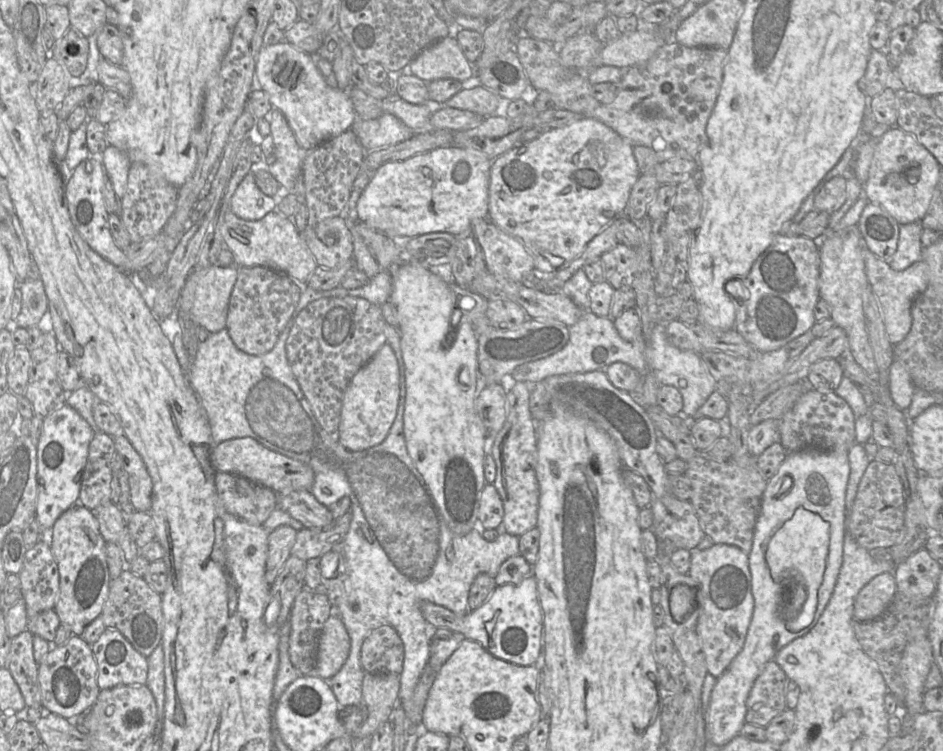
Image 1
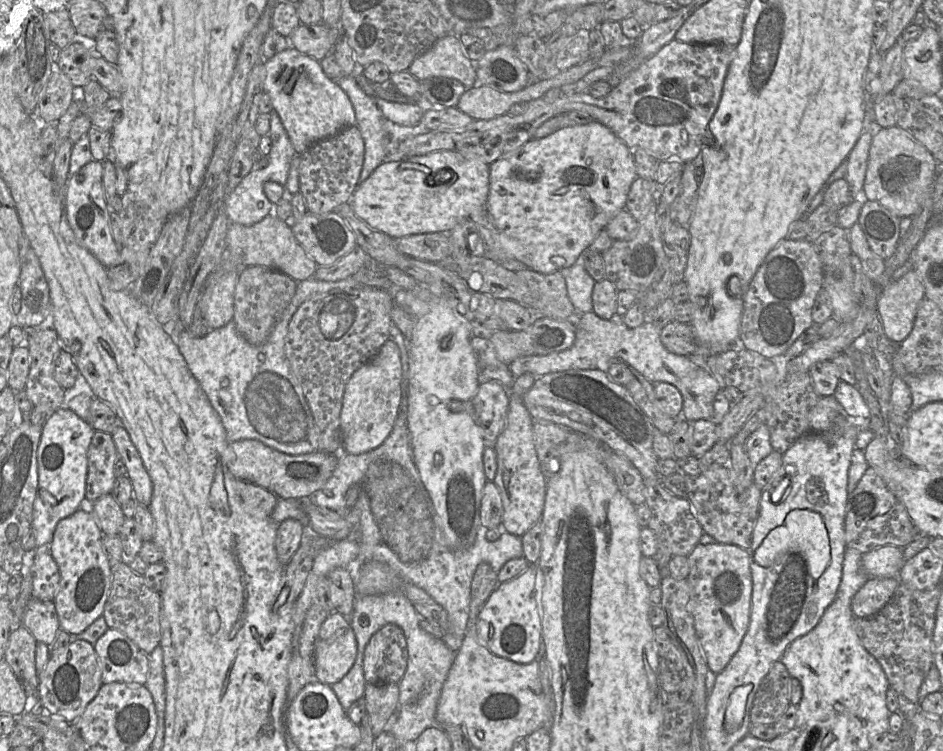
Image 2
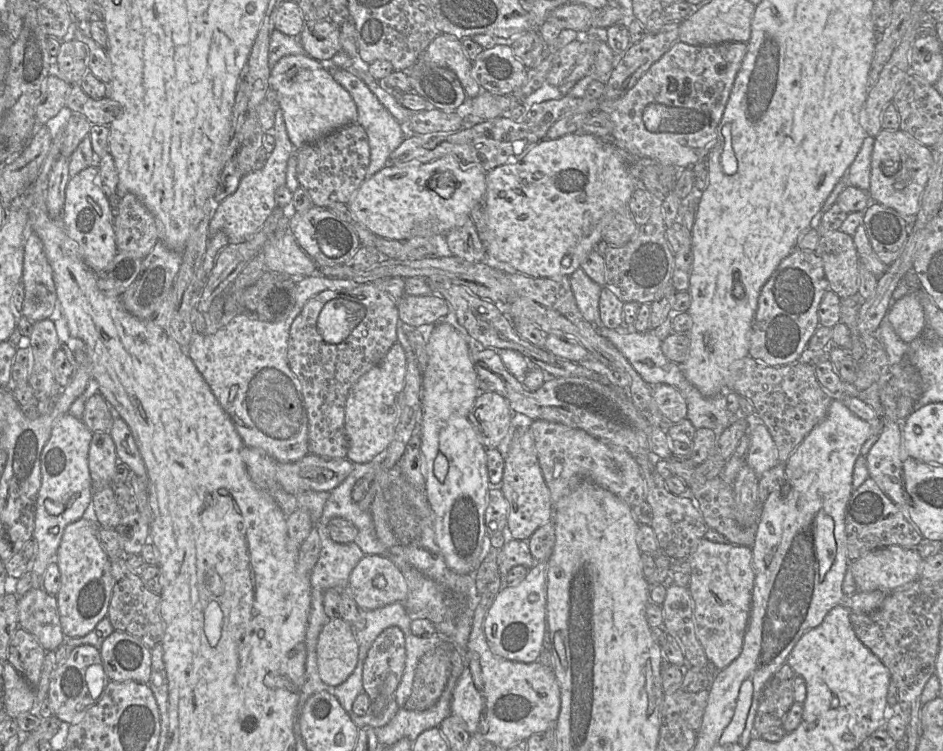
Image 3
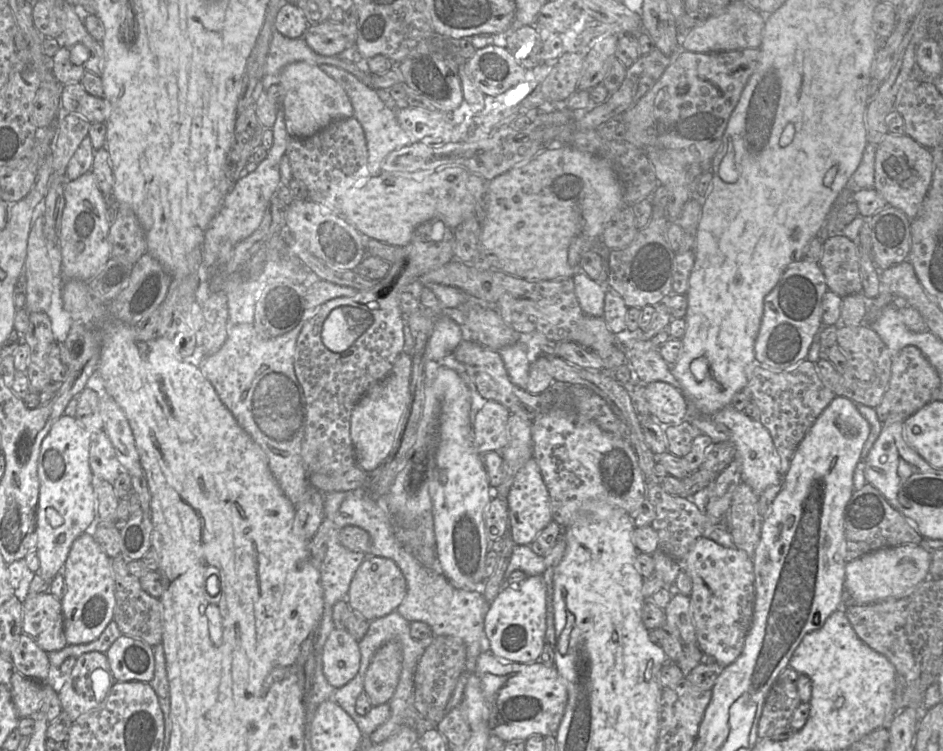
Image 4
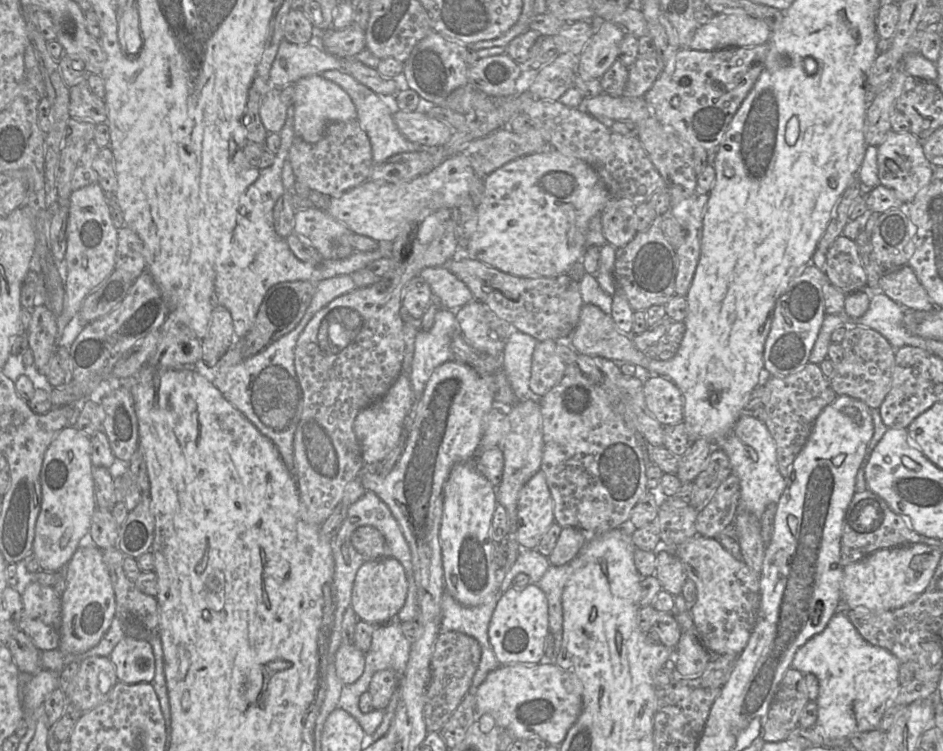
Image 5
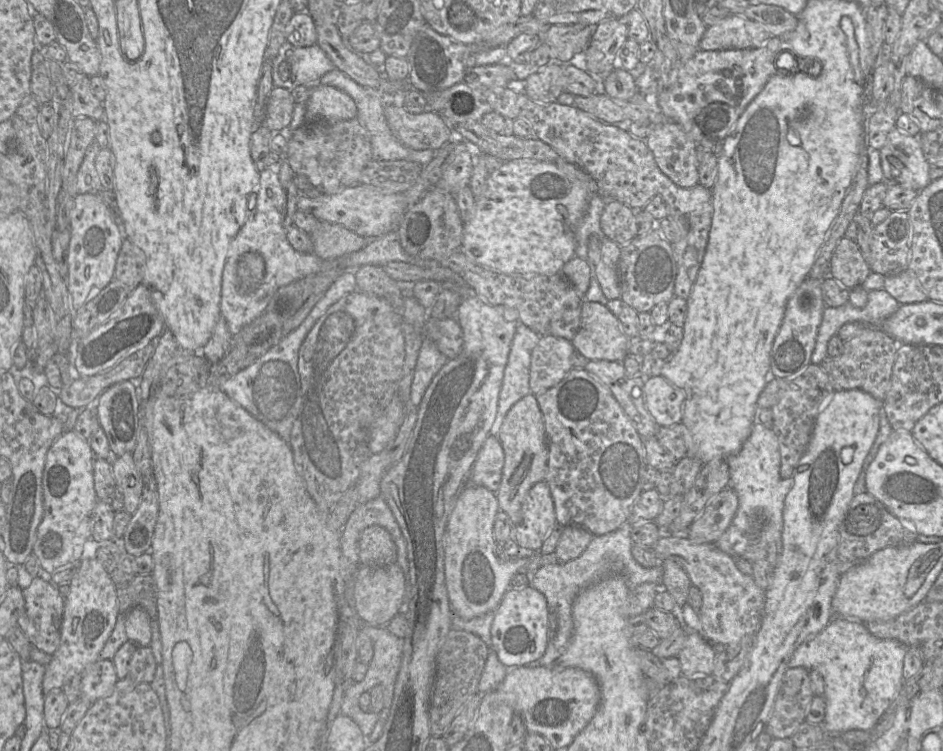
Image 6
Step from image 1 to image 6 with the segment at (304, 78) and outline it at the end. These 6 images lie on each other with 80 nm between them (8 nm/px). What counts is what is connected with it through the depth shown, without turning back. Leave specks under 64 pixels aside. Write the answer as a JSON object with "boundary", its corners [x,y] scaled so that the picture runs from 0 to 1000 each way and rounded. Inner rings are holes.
{"boundary":[[[348,113],[332,116],[323,140],[323,164],[371,160],[380,150],[375,133],[368,124]]]}

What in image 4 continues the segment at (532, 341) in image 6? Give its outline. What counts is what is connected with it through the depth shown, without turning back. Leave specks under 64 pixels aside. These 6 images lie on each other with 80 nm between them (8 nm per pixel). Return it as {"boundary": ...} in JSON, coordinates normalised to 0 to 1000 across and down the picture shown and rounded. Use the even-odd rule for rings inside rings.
{"boundary":[[[556,455],[546,457],[528,466],[544,511],[557,518],[564,482],[563,469]]]}

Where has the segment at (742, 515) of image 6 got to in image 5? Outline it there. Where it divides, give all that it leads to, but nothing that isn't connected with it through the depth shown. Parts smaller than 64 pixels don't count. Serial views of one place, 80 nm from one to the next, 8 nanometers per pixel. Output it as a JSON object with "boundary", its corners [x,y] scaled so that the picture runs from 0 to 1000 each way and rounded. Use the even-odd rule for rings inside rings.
{"boundary":[[[787,551],[775,574],[756,590],[771,605],[776,630],[784,636],[784,680],[792,680],[807,691],[817,671],[825,670],[836,646],[836,639],[826,628],[823,590],[813,567],[797,553]]]}

